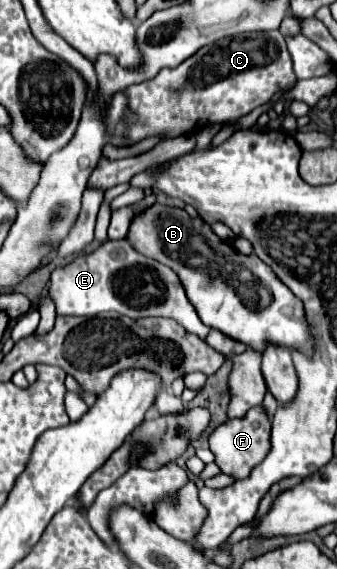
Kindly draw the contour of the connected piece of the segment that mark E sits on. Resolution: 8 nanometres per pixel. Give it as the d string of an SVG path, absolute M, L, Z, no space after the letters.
M128 239L106 241L96 251L76 257L66 267L54 269L48 291L56 303L58 315L62 317L90 317L106 311L116 311L130 319L174 319L178 325L198 335L200 339L206 339L210 331L210 327L200 321L194 305L188 301L178 275L156 259L134 251Z

